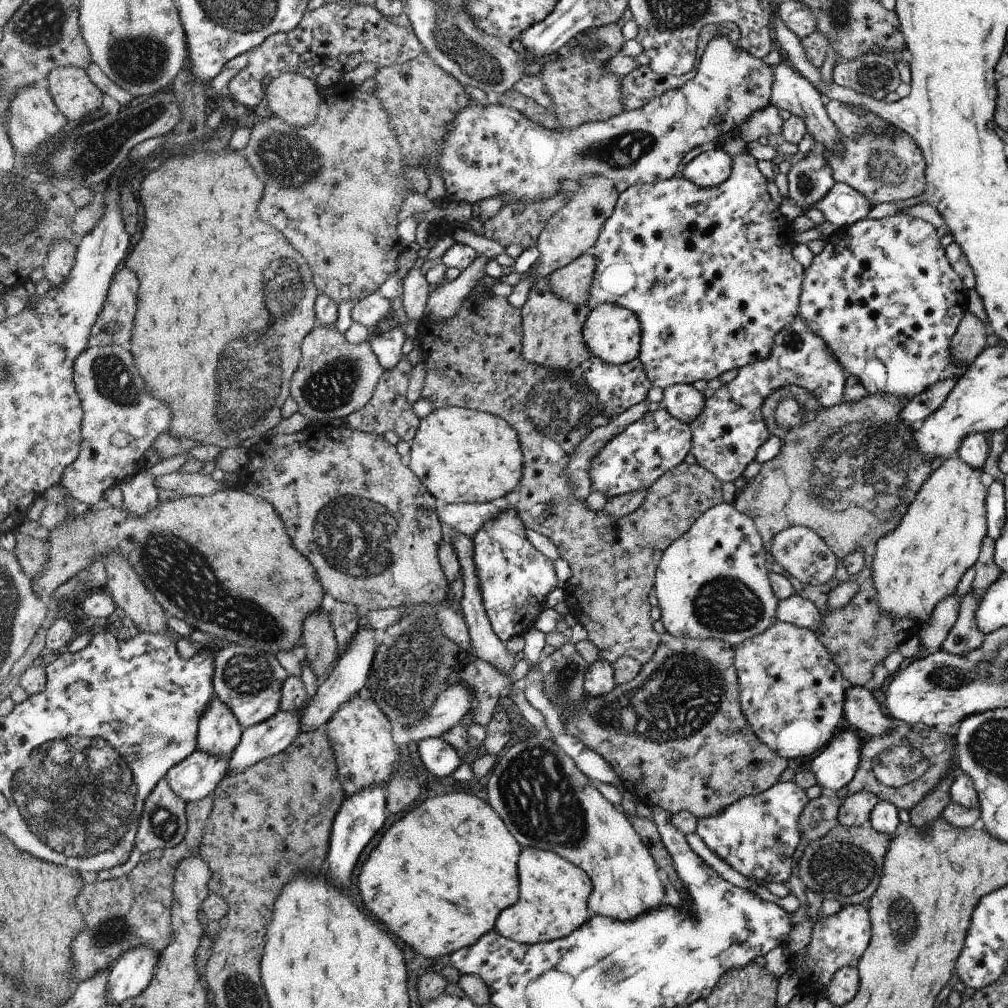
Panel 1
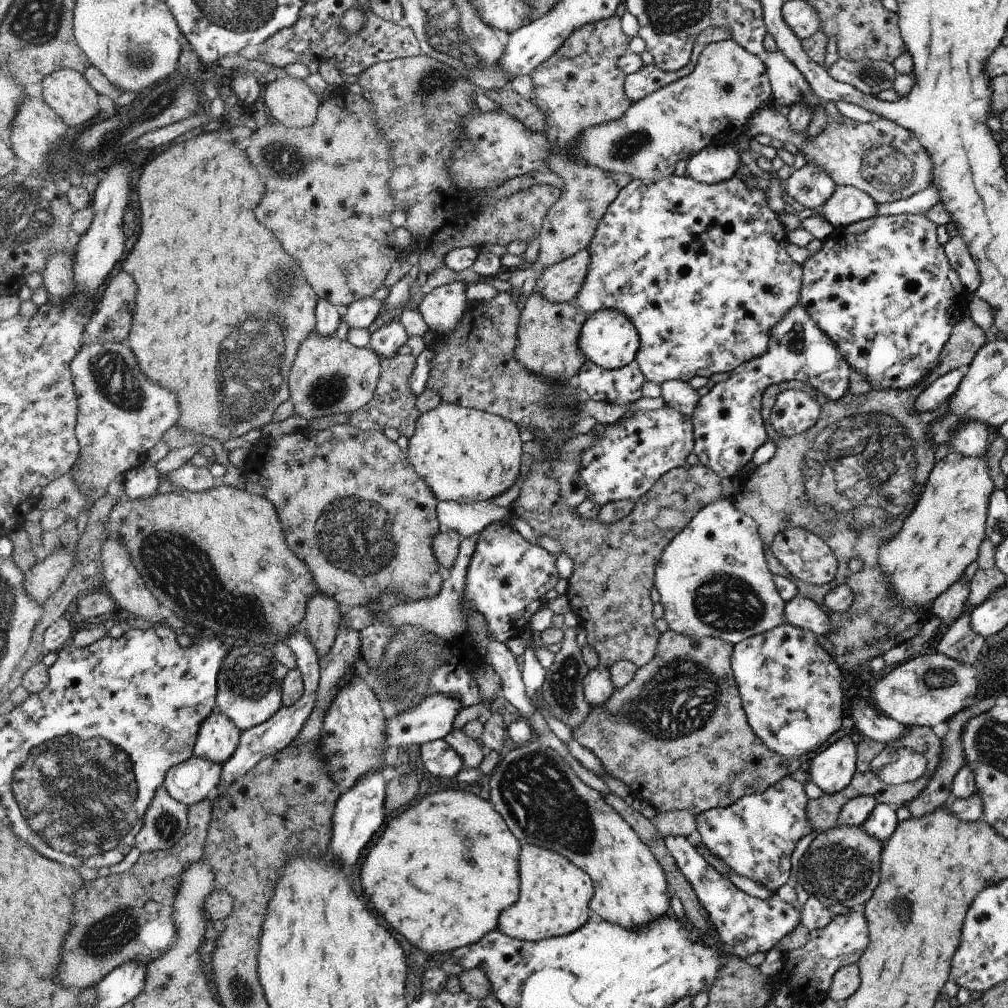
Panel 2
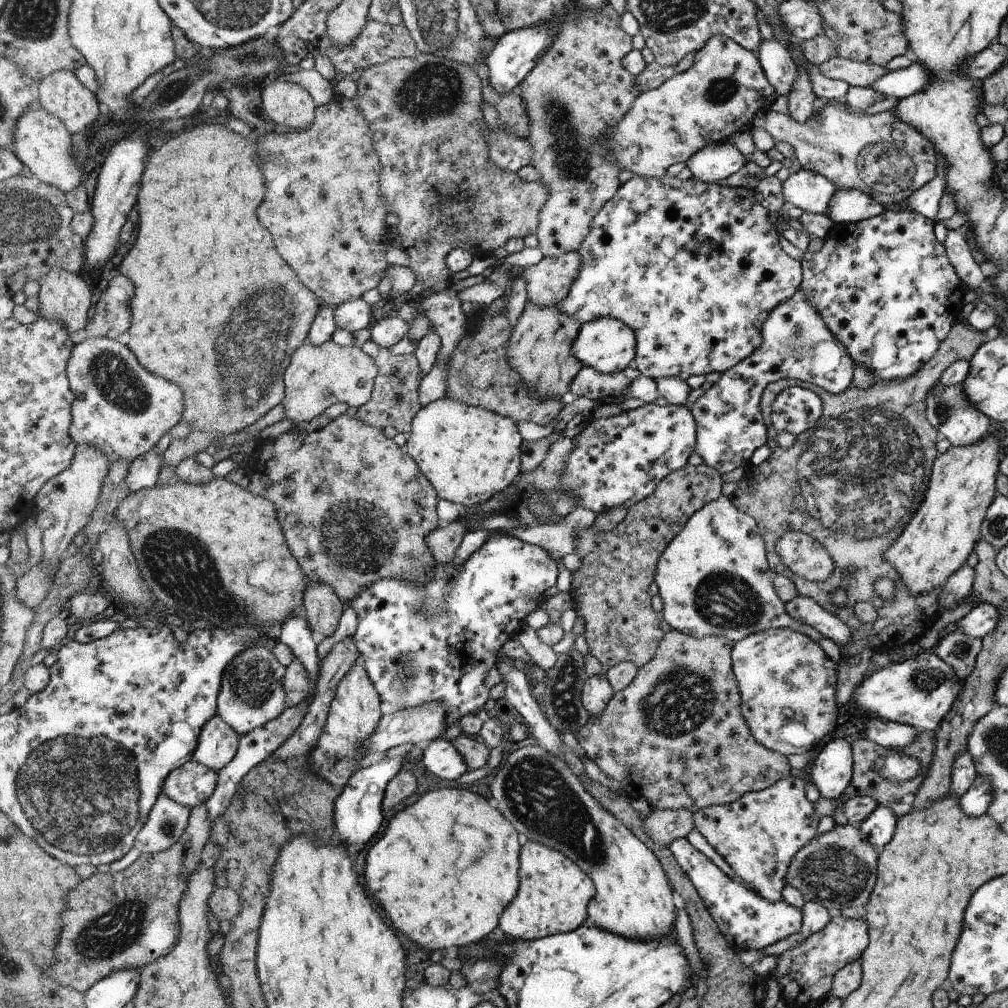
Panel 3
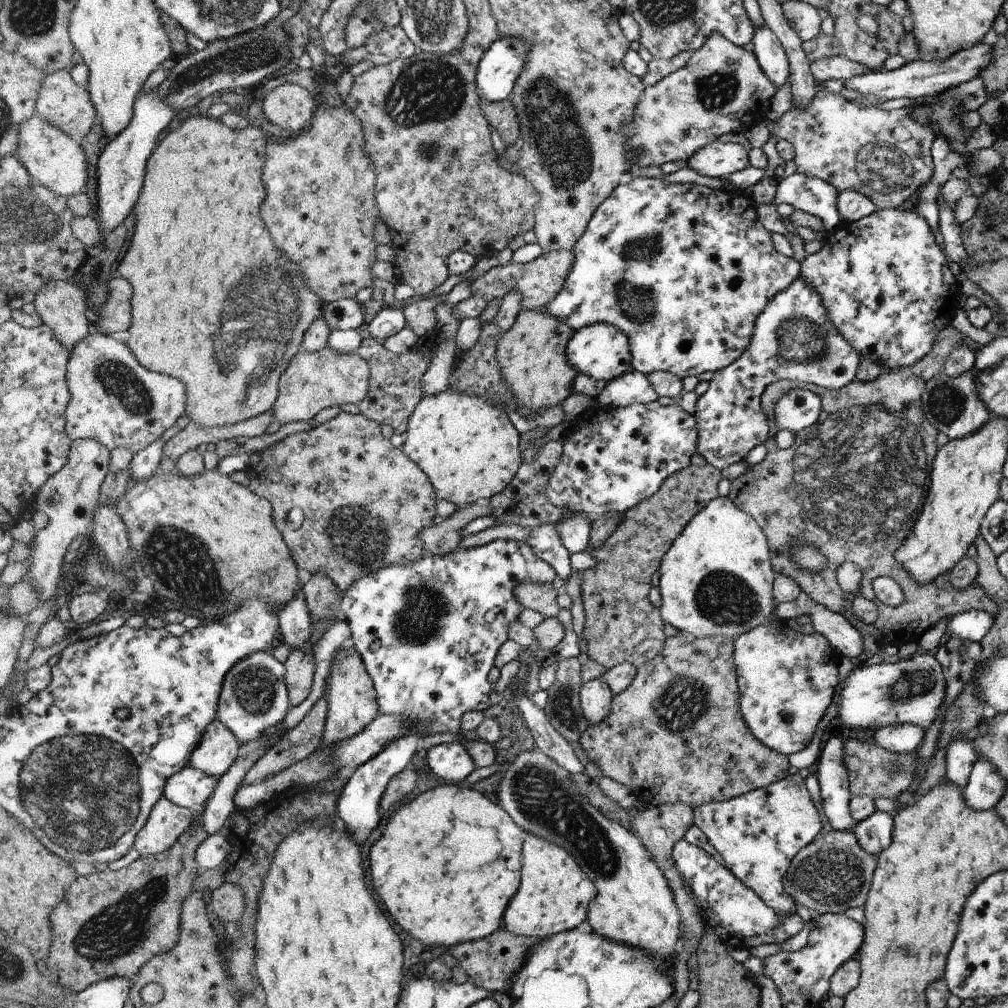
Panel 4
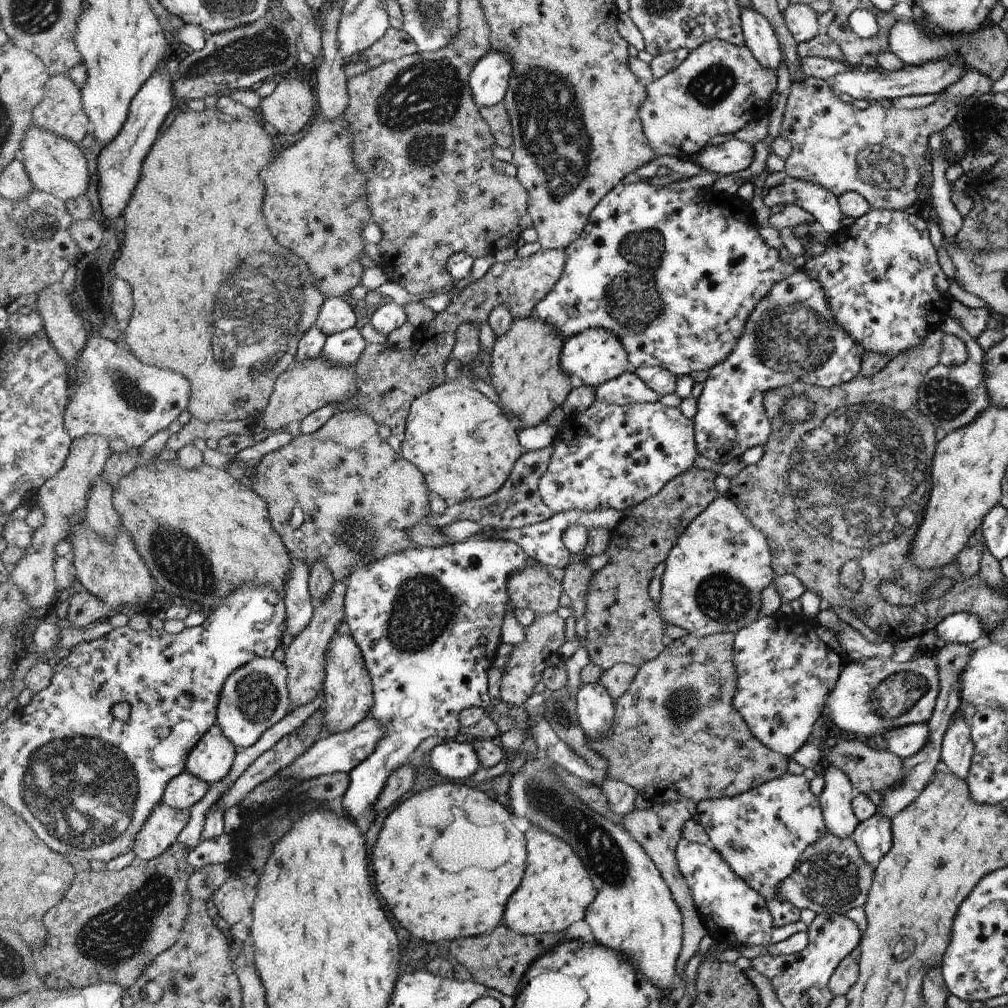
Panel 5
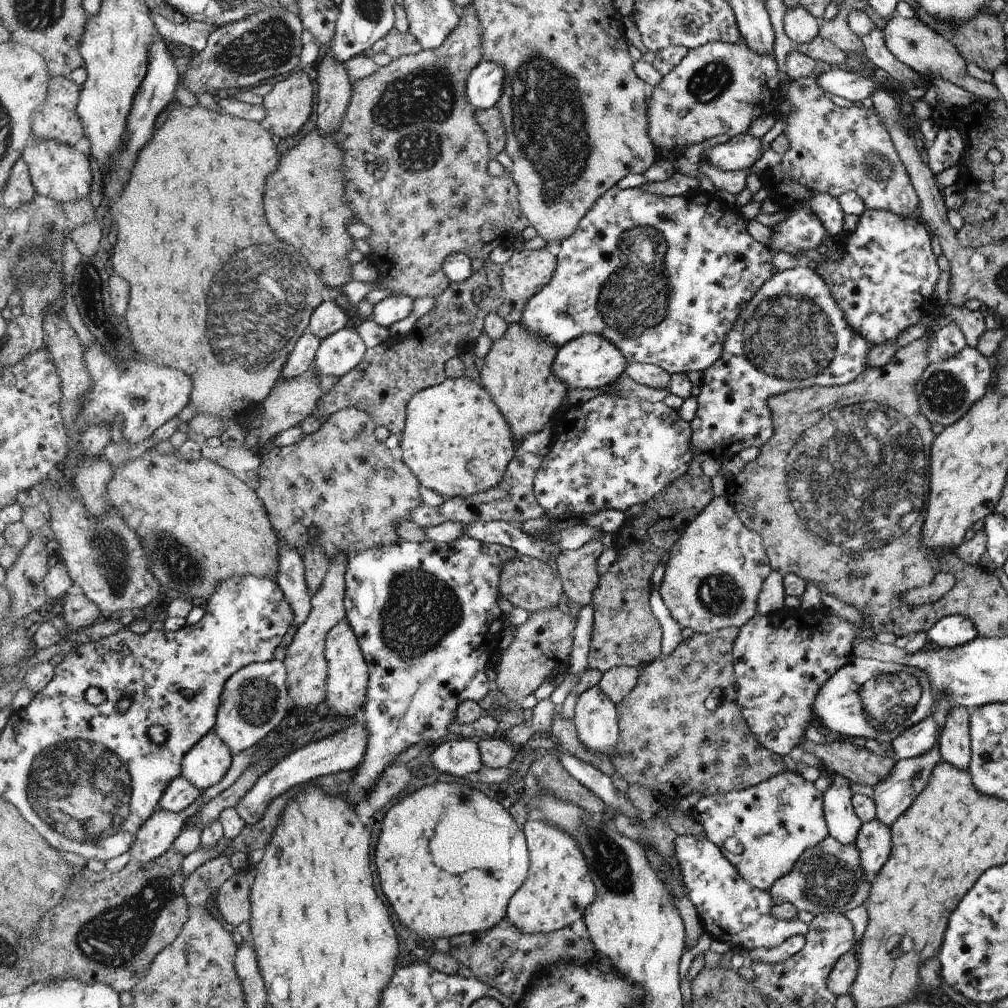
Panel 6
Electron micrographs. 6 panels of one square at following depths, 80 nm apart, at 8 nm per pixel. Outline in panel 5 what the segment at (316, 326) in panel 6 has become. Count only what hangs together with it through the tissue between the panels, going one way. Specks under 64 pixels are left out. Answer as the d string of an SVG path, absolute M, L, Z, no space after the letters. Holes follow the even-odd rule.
M342 297L326 299L317 318L317 328L329 337L331 334L357 326L358 318L353 308L354 304L349 305Z

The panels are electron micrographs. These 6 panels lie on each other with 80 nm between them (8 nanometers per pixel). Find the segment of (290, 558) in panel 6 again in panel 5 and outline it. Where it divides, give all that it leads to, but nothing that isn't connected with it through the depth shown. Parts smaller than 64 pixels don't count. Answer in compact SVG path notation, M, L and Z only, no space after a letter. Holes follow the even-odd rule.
M293 559L291 578L284 590L286 603L286 632L298 636L313 617L314 606L308 588L309 566Z

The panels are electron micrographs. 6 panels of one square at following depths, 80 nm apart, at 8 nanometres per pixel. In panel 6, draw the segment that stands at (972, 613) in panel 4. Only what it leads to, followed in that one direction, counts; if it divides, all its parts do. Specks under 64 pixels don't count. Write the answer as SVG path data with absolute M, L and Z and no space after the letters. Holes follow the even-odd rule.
M950 615L938 620L927 633L930 646L954 648L972 642L979 637L970 618L962 615Z

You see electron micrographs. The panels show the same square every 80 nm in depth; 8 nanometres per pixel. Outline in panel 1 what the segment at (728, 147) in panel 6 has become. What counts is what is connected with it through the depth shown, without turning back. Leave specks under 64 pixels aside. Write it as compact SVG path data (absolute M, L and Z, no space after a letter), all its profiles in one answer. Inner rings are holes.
M716 145L694 157L679 173L696 186L712 188L721 185L732 172L733 158Z

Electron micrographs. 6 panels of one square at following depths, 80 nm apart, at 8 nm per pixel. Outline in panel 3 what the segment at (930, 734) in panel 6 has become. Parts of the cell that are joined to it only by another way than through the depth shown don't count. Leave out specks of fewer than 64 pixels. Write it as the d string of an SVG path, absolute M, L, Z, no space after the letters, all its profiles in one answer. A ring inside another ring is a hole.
M874 718L869 719L866 727L870 741L894 750L902 750L914 744L919 733L914 726Z

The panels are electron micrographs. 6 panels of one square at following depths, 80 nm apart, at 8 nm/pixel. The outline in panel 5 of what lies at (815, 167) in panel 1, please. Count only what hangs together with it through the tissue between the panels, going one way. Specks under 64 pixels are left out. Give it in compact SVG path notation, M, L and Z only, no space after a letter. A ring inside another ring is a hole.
M787 178L776 188L770 188L770 192L764 195L764 204L768 207L773 207L777 204L789 204L796 205L803 208L806 212L809 212L814 216L819 228L833 235L844 228L843 214L839 205L838 197L827 188L824 188L821 184L814 181L805 181L802 179Z

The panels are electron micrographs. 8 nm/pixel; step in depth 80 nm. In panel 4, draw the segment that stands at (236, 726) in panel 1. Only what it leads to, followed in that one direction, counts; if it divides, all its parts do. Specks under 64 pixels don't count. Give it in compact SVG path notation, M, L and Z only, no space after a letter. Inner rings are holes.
M216 720L206 730L200 745L190 758L190 766L212 778L224 777L236 761L236 735Z

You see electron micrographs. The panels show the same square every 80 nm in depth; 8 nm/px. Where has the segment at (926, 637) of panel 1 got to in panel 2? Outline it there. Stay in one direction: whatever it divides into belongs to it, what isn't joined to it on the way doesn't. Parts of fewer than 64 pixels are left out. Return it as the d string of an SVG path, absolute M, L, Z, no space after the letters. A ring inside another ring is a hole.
M963 576L931 606L932 613L947 626L950 626L961 615L968 598L969 590L962 579Z

